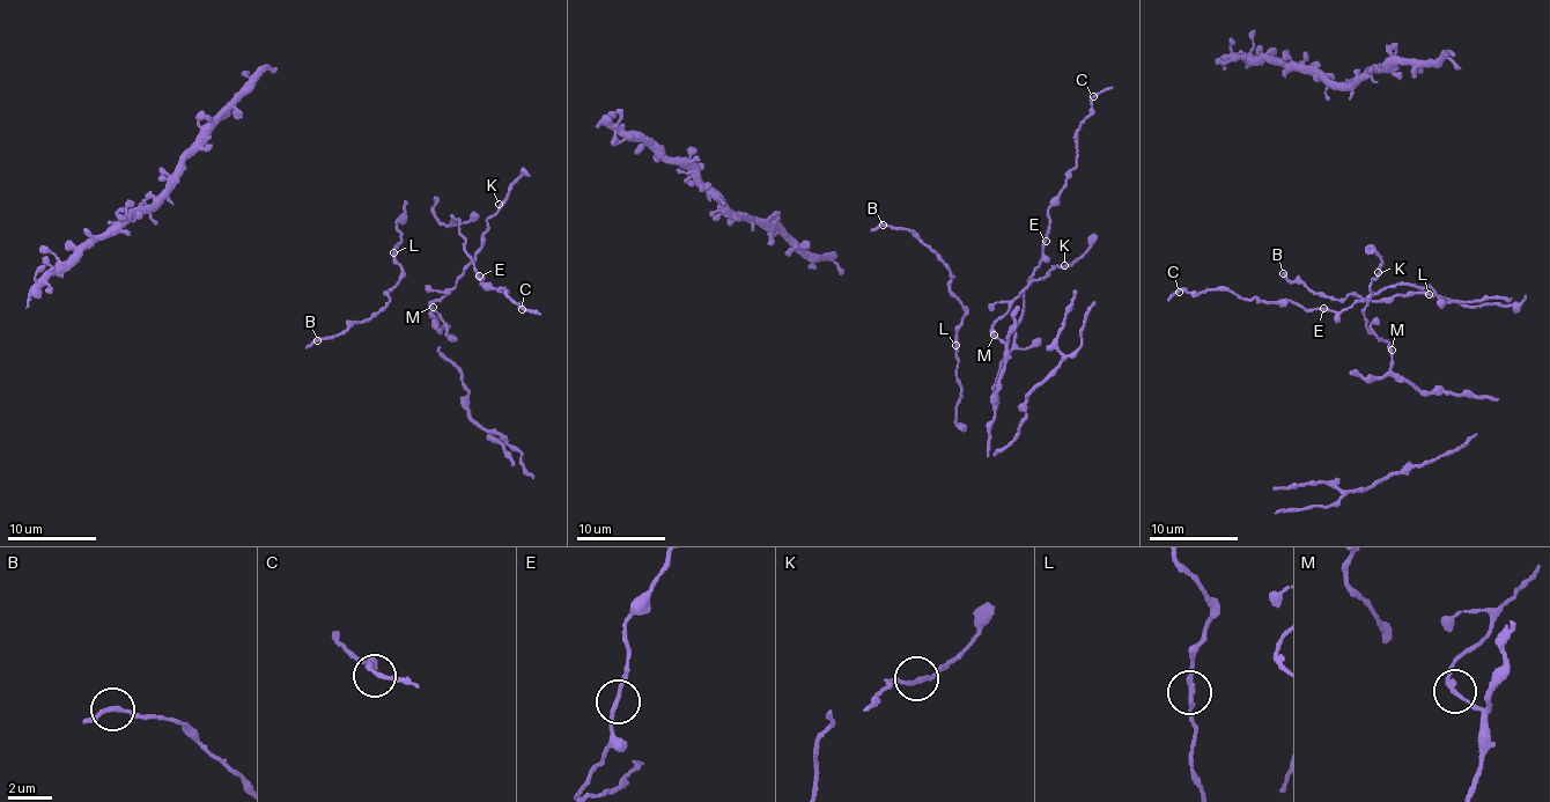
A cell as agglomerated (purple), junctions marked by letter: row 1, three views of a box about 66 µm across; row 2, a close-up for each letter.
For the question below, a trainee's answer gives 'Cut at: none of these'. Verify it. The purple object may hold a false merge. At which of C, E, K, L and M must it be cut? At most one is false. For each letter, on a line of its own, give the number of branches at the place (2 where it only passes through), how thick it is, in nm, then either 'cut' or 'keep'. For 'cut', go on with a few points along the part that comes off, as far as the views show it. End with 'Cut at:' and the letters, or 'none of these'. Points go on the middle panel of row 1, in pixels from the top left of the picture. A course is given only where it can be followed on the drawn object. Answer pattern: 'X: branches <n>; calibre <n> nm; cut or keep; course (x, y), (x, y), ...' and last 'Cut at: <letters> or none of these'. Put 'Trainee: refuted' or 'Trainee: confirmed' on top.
Trainee: confirmed
C: branches 2; calibre 200 nm; keep
E: branches 2; calibre 180 nm; keep
K: branches 2; calibre 190 nm; keep
L: branches 2; calibre 200 nm; keep
M: branches 2; calibre 190 nm; keep
Cut at: none of these

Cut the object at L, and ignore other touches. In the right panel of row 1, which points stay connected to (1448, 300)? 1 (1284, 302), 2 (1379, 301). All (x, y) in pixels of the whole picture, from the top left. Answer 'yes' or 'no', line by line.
1: yes
2: no

